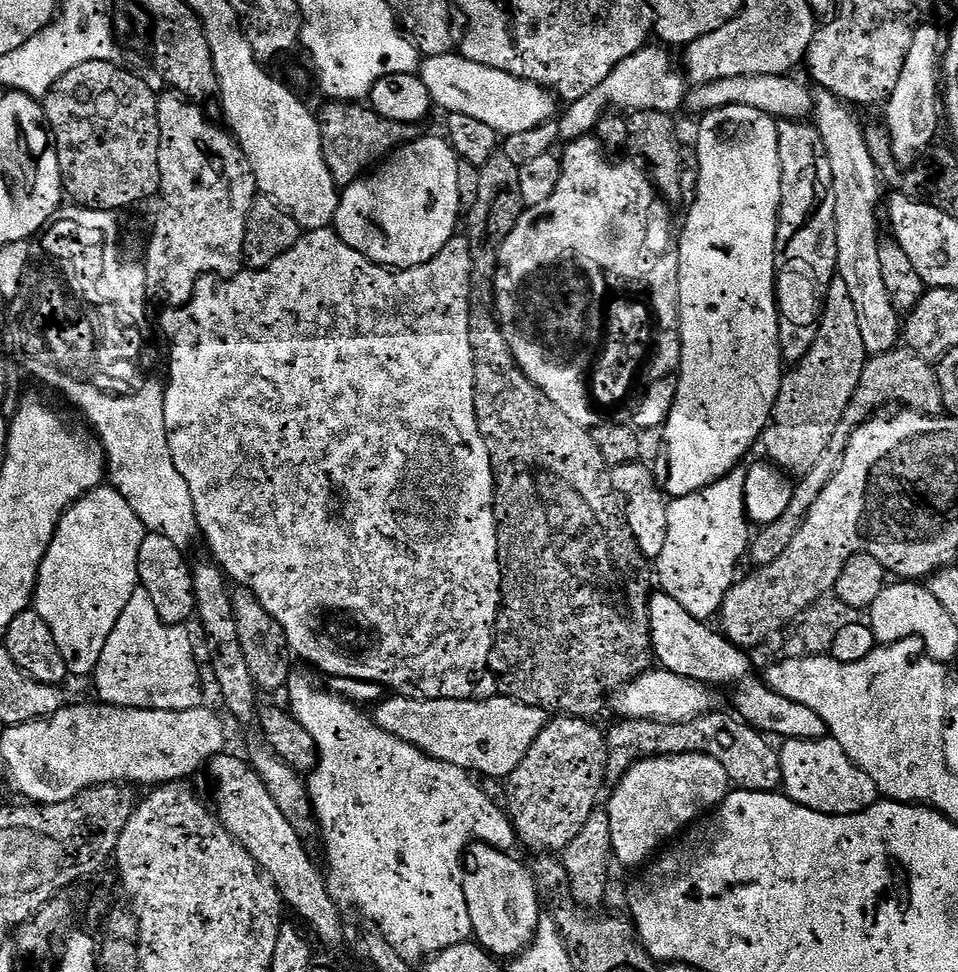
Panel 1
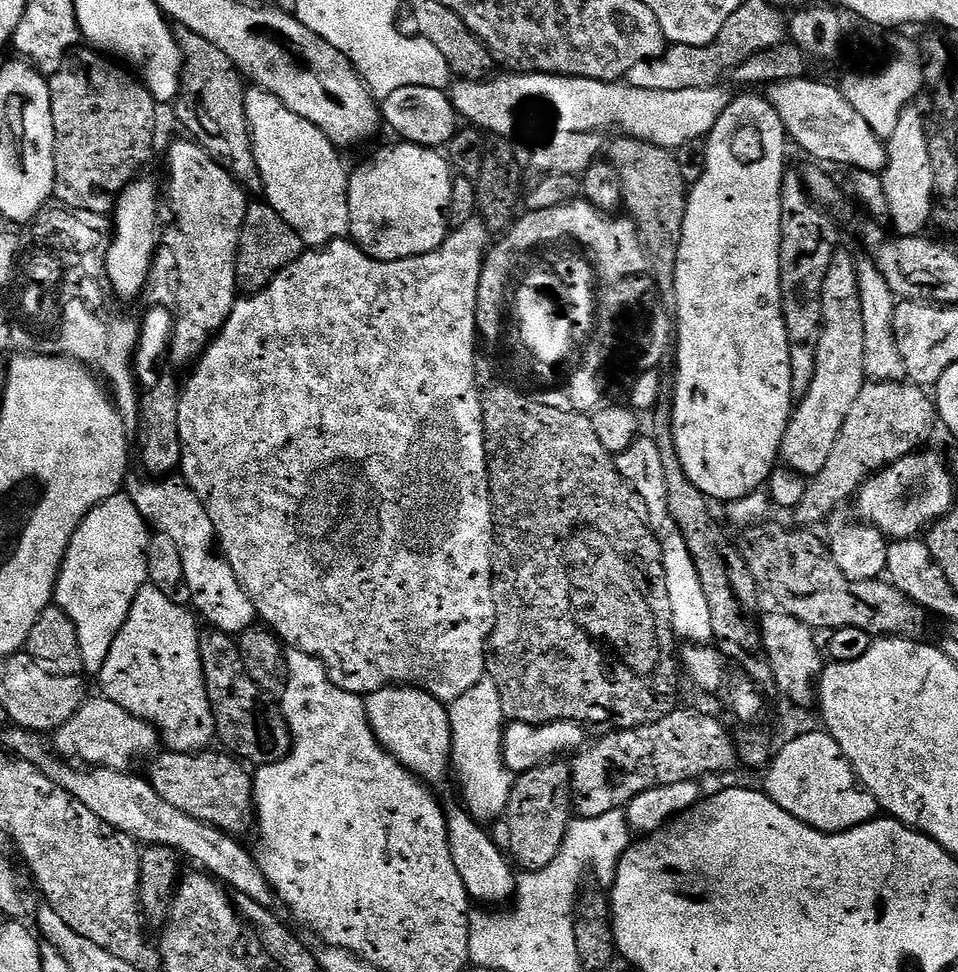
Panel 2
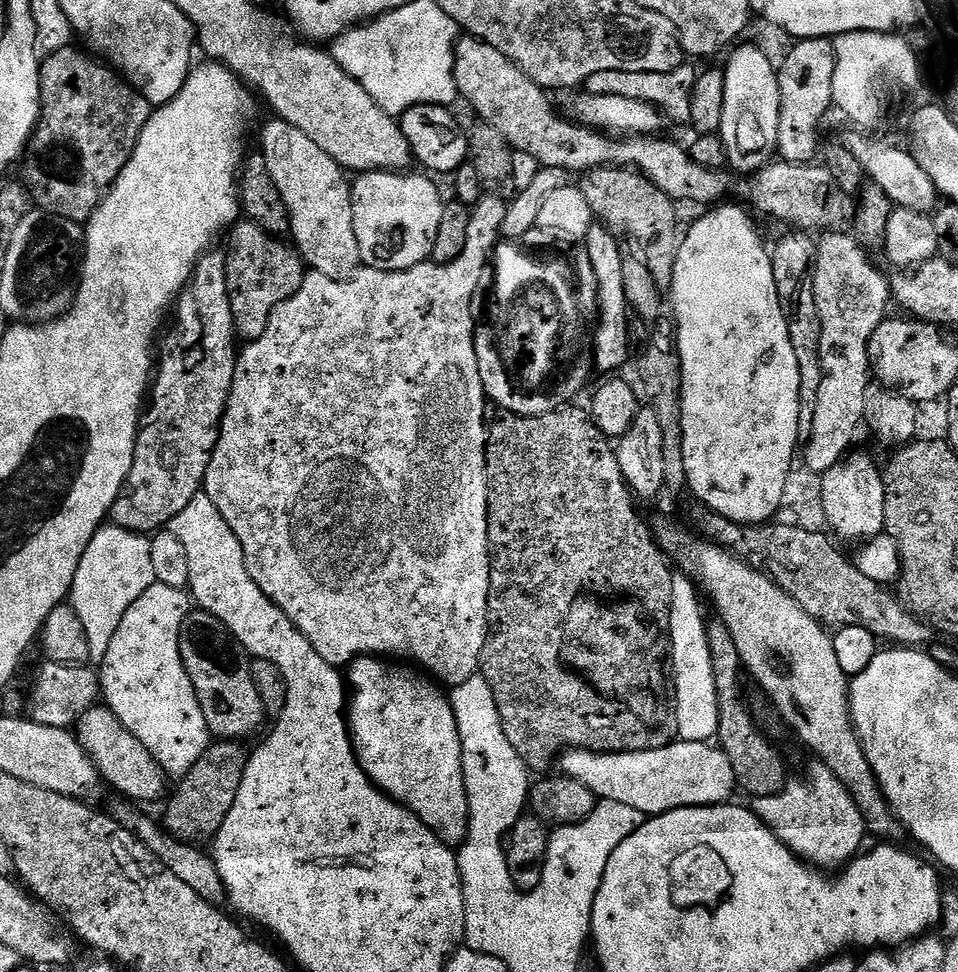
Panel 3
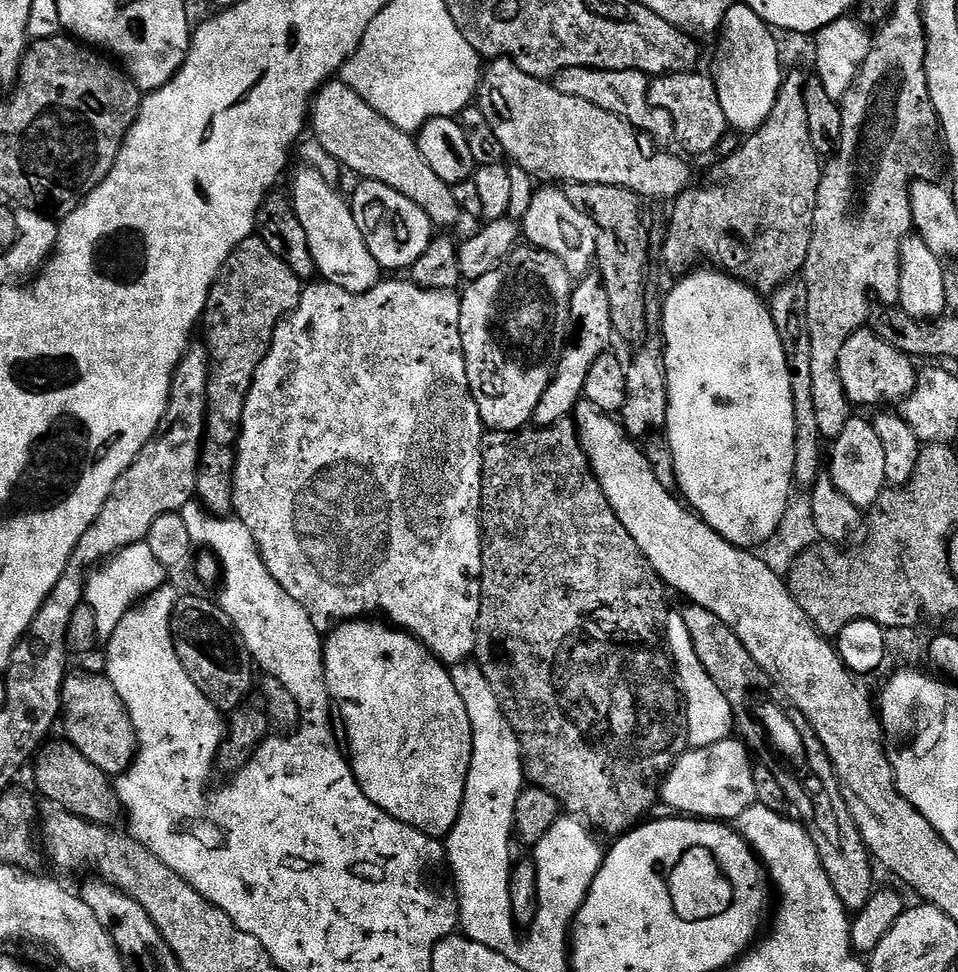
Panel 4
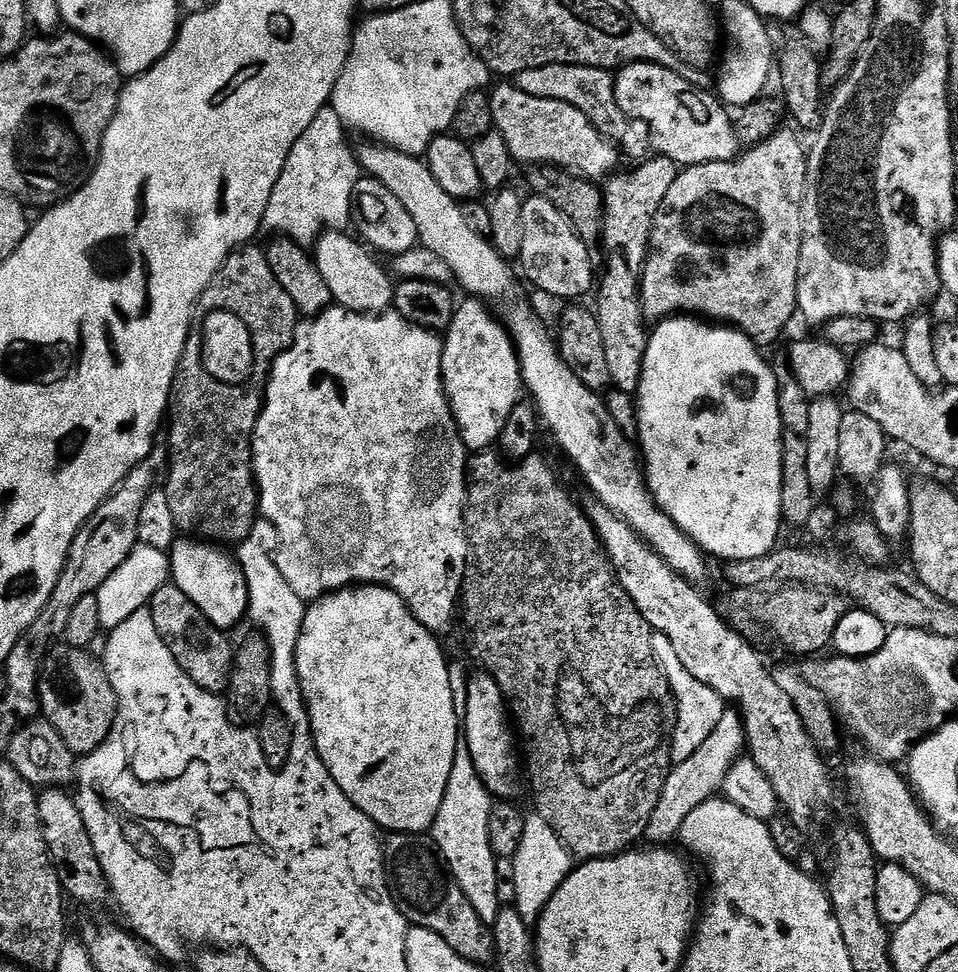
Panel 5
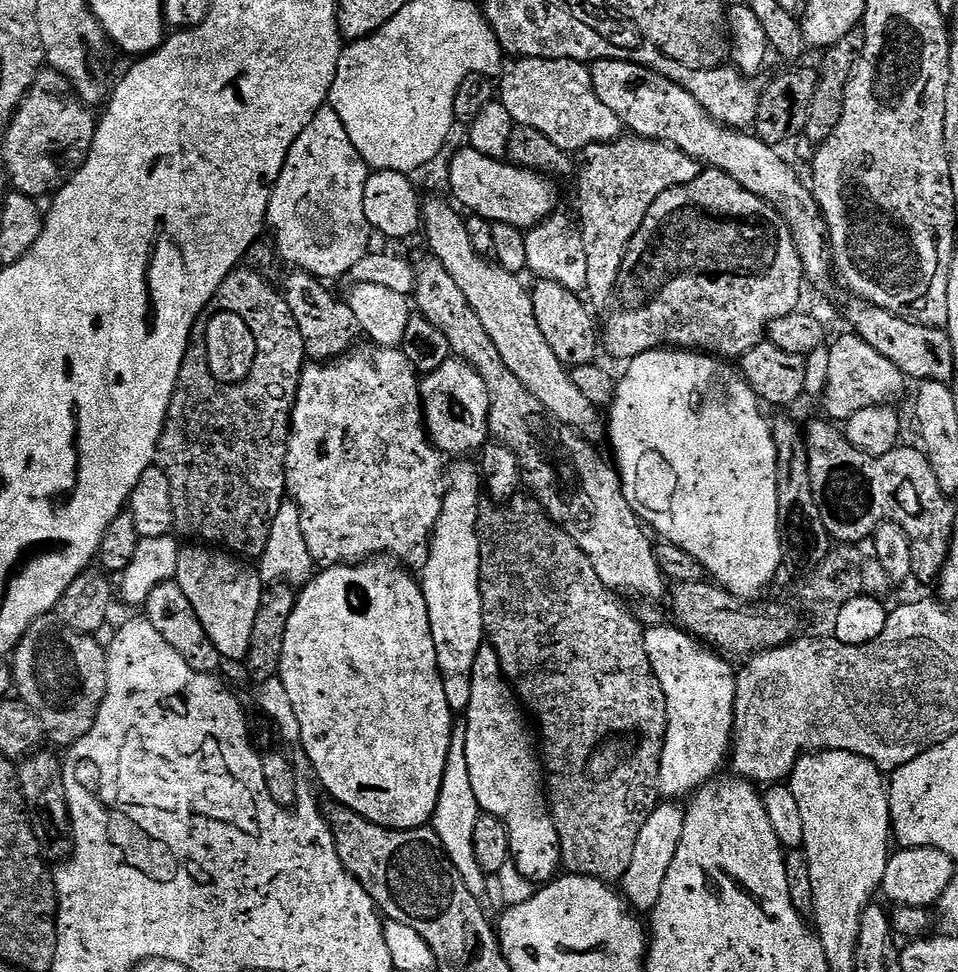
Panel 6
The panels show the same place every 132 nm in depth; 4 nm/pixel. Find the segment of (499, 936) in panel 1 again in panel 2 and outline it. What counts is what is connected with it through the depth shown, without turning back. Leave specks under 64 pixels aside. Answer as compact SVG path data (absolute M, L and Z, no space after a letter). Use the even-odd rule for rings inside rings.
M457 806L451 809L449 807L446 815L450 858L454 858L454 870L458 870L458 878L462 878L469 897L475 903L477 900L480 903L477 905L480 906L507 905L515 897L518 876L517 873L512 873L513 865L502 851L501 845L495 844L485 829L484 832L480 829L483 827L469 814L467 808Z

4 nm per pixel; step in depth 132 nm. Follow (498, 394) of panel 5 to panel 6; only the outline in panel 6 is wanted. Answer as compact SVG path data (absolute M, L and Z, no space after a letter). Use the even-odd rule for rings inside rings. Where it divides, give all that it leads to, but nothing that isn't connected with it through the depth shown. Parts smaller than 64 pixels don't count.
M450 358L438 370L423 377L420 385L421 405L425 409L425 427L432 444L440 452L452 458L464 458L466 454L479 453L489 441L489 391L486 382L477 371L459 358Z

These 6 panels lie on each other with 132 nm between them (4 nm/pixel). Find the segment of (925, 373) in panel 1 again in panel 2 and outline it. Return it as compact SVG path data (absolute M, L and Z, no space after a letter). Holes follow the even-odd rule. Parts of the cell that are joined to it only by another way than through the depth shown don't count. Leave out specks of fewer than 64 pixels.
M911 382L898 384L873 384L865 383L864 389L858 394L850 414L846 414L846 422L842 422L842 430L838 430L838 442L834 442L834 450L830 450L830 458L818 474L811 477L804 485L802 502L794 509L795 523L800 526L816 526L820 524L839 504L844 504L853 499L861 485L877 472L883 472L894 462L911 456L913 452L923 449L924 444L938 429L938 417L933 397L928 396L923 387Z

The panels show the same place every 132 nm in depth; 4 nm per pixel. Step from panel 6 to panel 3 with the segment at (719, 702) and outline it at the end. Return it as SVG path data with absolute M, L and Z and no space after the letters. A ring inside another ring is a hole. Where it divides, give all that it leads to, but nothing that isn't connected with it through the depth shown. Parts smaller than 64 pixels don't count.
M687 576L672 577L672 601L670 602L670 676L674 681L674 707L676 709L676 736L699 744L711 741L718 730L718 690L714 666L708 645L706 615L700 609L696 597L697 585Z

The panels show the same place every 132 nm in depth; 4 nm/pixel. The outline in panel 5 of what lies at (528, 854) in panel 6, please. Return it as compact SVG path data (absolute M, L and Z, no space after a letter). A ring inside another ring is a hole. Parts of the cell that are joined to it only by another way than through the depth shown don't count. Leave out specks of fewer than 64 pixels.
M473 671L468 677L468 701L462 709L462 744L470 750L470 758L488 791L504 802L513 799L512 795L520 788L519 780L522 780L518 740L514 732L512 737L511 731L510 713L498 682L489 672Z

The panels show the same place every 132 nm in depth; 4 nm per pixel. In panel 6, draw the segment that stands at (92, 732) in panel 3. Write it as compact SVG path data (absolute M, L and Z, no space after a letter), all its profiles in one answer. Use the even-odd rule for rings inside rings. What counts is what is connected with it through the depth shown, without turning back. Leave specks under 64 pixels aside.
M49 614L47 616L39 616L39 618L28 627L26 634L16 643L15 649L11 653L10 659L12 661L12 669L14 670L14 678L16 679L16 687L14 689L15 695L23 700L25 706L40 719L40 724L45 730L47 739L49 741L53 740L53 742L57 744L57 746L55 745L57 749L61 748L60 750L67 750L71 748L74 742L78 742L91 730L94 726L94 718L98 714L98 710L106 698L106 662L108 661L108 654L105 645L103 643L99 644L96 639L97 637L95 635L70 630L62 623L59 615Z

